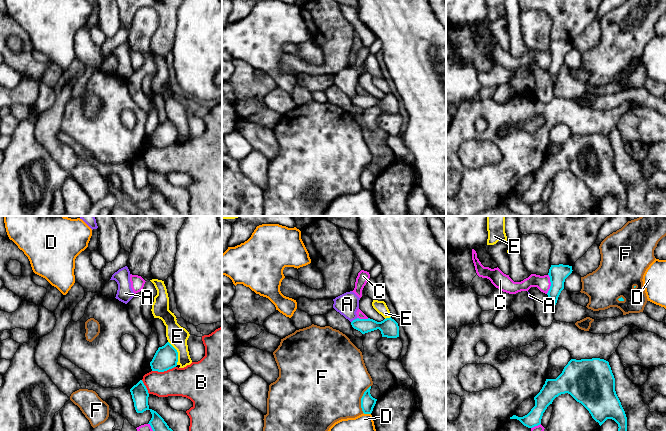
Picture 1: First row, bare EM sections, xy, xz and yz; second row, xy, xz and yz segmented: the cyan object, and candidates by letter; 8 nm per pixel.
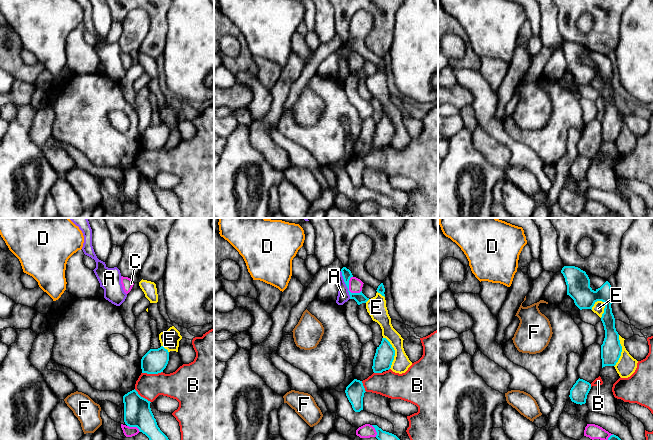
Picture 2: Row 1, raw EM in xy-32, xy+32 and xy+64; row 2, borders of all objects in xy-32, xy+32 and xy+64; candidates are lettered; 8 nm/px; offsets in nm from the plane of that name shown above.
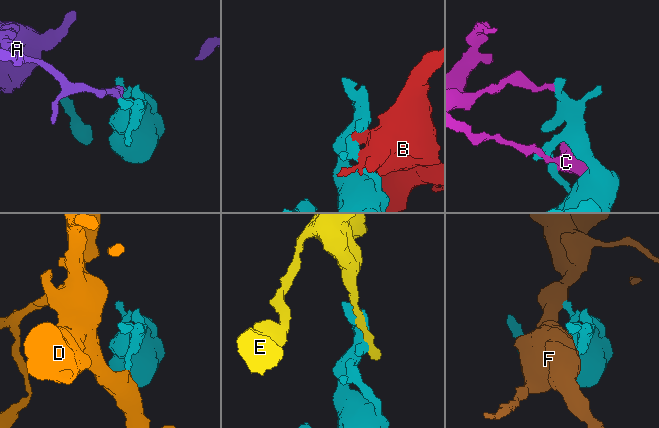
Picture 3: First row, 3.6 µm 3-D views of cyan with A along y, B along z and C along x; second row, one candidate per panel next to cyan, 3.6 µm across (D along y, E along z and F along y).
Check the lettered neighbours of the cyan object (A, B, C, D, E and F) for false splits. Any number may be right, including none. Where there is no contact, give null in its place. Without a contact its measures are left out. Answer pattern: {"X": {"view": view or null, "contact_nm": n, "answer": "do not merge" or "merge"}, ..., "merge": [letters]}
{"A": {"view": "xz", "contact_nm": 70, "answer": "do not merge"}, "B": {"view": "xy", "contact_nm": 200, "answer": "do not merge"}, "C": {"view": "yz", "contact_nm": 160, "answer": "do not merge"}, "D": {"view": "xz", "contact_nm": 70, "answer": "do not merge"}, "E": {"view": "xy", "contact_nm": 200, "answer": "do not merge"}, "F": {"view": "xz", "contact_nm": 240, "answer": "do not merge"}, "merge": []}

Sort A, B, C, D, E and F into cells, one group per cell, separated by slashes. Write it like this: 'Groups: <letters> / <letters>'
Groups: A / B / C / D / E / F

